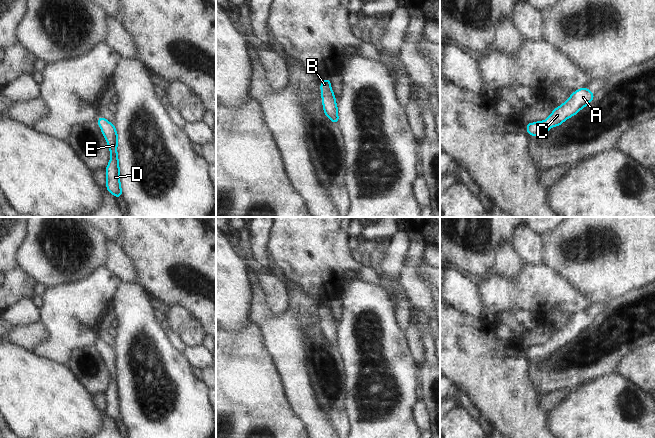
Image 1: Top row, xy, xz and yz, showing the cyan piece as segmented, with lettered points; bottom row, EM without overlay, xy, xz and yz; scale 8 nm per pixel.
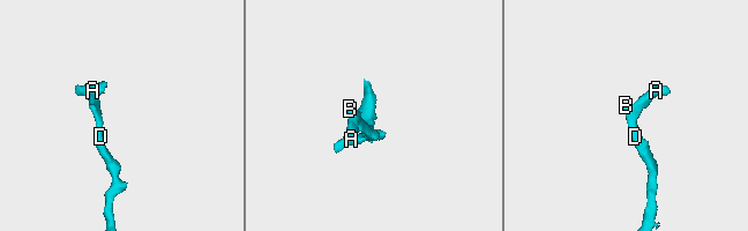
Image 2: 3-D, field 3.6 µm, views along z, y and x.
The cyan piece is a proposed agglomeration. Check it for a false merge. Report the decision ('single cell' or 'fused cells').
single cell

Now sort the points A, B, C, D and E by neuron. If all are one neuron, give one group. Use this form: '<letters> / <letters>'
A B C D E

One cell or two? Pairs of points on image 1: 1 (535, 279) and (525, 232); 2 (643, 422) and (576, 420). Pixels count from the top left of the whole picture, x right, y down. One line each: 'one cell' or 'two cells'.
1: two cells
2: one cell

